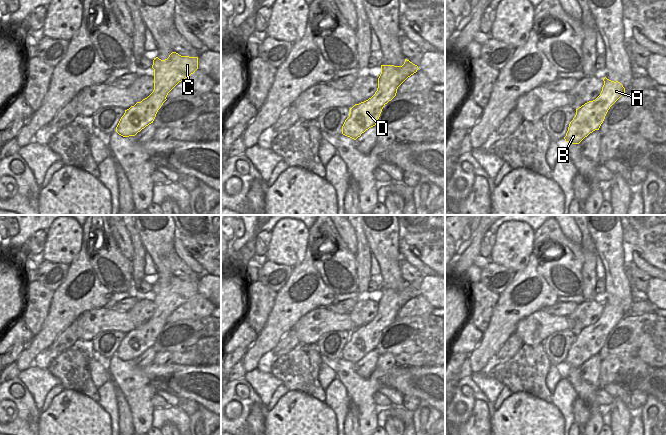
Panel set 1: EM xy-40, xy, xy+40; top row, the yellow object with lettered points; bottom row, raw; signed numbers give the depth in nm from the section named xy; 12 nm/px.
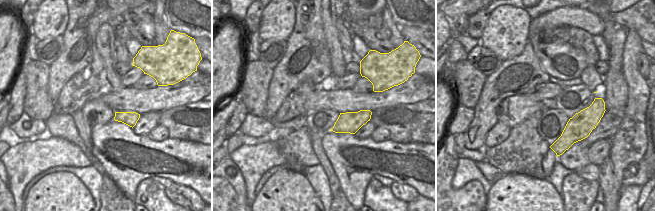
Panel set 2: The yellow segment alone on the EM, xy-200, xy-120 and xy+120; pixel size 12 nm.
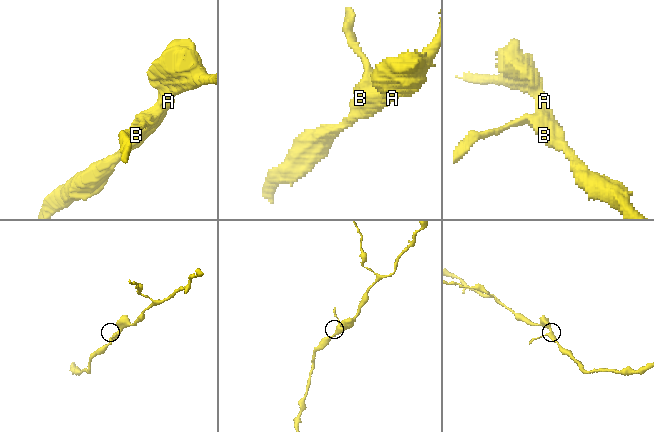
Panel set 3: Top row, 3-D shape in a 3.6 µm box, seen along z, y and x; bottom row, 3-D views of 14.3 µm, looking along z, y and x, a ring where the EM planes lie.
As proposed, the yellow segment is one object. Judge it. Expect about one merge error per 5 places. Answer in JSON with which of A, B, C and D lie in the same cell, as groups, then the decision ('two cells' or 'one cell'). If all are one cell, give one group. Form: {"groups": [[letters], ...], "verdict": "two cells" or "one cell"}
{"groups": [["A", "B", "C", "D"]], "verdict": "one cell"}

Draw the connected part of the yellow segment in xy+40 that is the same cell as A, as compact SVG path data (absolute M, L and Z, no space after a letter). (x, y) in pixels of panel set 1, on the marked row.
M603 78L604 85L600 95L576 109L576 115L570 122L566 142L579 144L595 130L599 130L610 107L625 93L623 85Z

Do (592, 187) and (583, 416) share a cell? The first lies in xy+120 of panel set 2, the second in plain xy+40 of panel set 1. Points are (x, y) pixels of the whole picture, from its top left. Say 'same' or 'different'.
same

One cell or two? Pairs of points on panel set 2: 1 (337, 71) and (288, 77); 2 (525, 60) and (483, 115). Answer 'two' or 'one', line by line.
1: two
2: one

